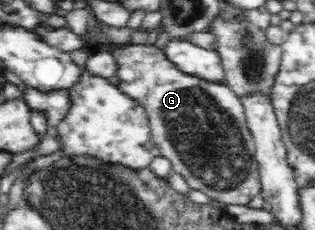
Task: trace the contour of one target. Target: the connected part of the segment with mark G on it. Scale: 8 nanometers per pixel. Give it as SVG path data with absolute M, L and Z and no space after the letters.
M128 44L113 54L119 62L119 86L145 104L153 138L160 146L161 156L171 162L172 172L181 174L192 189L207 194L224 207L245 205L254 196L259 196L262 184L254 155L255 139L248 127L243 99L225 80L210 80L179 71L155 45Z

